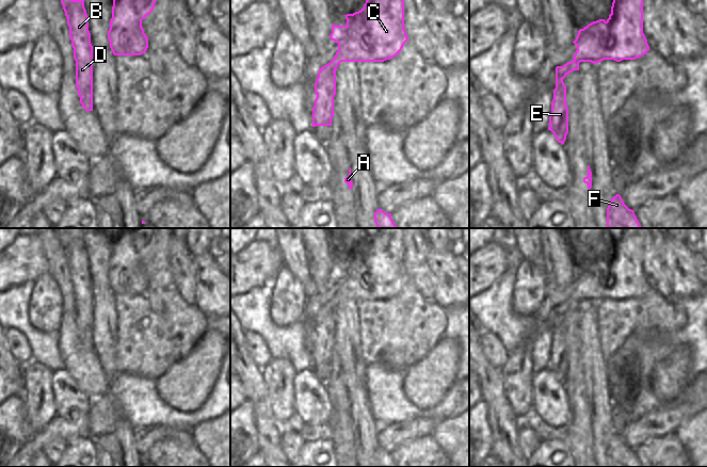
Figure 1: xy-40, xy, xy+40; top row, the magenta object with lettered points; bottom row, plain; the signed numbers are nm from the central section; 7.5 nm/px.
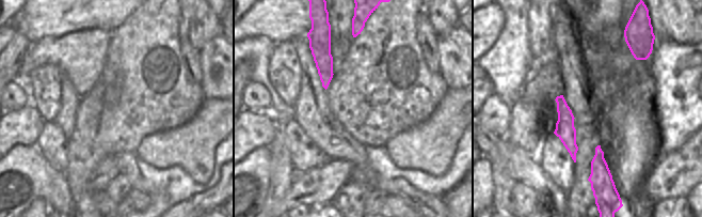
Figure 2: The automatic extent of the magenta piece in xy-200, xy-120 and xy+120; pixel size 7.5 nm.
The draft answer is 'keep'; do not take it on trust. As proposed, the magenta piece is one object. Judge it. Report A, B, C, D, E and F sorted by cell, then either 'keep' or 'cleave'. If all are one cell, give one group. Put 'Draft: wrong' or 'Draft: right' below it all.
A B D E F / C | cleave
Draft: wrong

